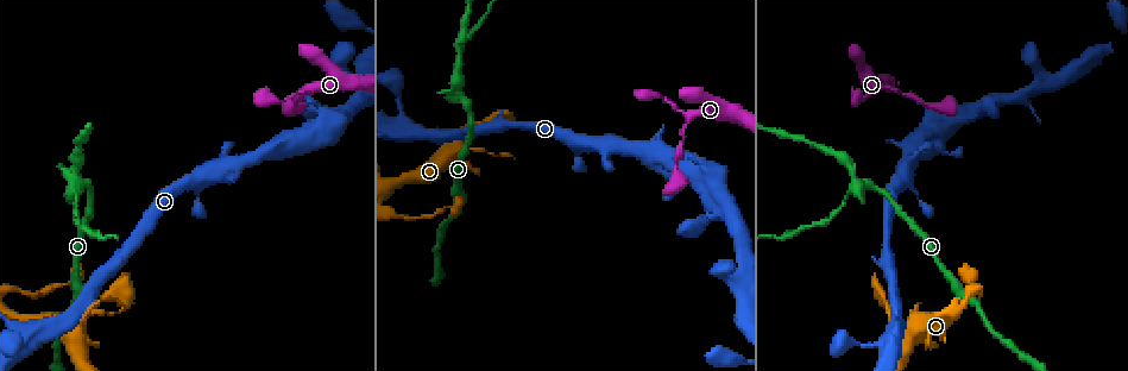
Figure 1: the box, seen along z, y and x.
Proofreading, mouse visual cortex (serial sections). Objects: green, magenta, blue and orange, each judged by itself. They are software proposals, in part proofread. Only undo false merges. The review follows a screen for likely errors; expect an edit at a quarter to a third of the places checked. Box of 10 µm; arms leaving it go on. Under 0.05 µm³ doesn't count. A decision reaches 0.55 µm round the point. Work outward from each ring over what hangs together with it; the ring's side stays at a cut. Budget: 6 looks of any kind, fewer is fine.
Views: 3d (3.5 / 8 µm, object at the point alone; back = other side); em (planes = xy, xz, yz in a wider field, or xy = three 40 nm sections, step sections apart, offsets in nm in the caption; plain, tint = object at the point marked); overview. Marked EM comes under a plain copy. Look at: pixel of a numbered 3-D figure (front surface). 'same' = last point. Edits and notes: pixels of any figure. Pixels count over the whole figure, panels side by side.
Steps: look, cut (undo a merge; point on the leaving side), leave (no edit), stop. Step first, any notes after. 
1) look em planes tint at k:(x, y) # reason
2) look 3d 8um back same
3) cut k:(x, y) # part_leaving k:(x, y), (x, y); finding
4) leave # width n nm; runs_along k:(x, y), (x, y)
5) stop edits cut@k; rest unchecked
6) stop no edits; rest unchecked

look 3d 3.5um at 1:(495, 115) # sharp bend

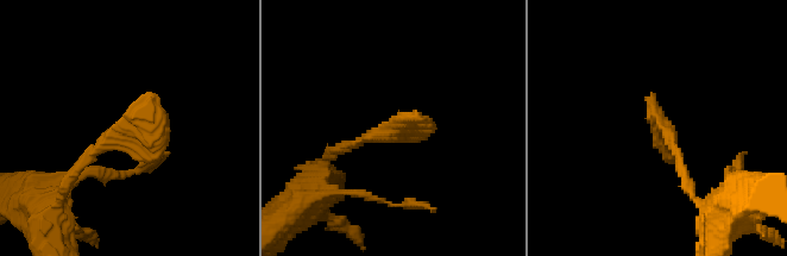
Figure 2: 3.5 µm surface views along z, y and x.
look em xy step 1 tint at 2:(397, 127) # shape alone is not enough

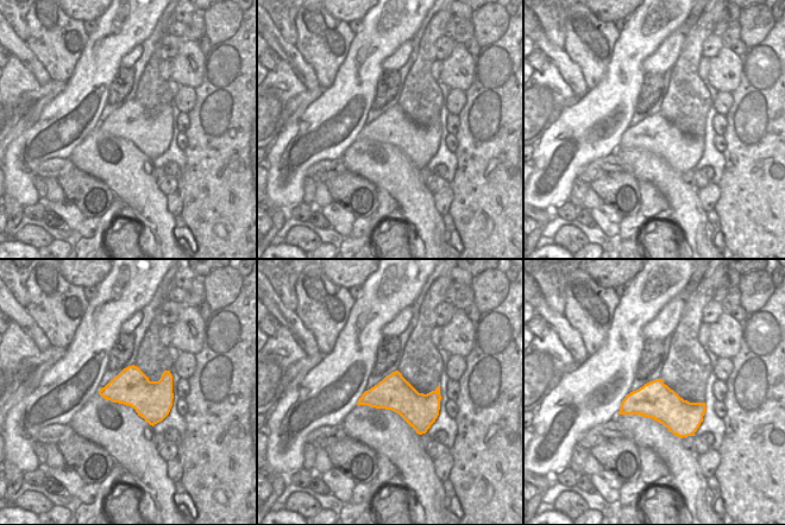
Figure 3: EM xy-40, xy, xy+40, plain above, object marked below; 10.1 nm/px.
leave # width 360 nm; runs_along 2:(339, 150), (408, 126), (434, 132); one cell here

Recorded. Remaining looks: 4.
look 3d 3.5um at 1:(858, 187) # three arms meet

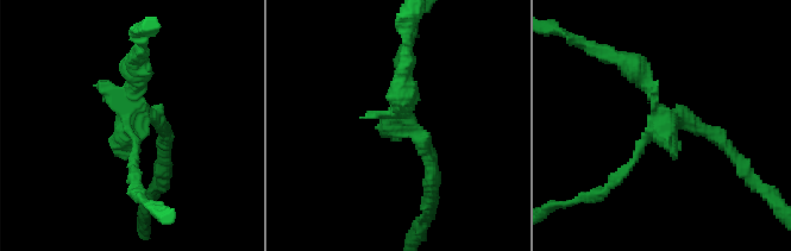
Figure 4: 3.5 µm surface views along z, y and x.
look em xy step 1 tint at 4:(666, 124) # need the tissue

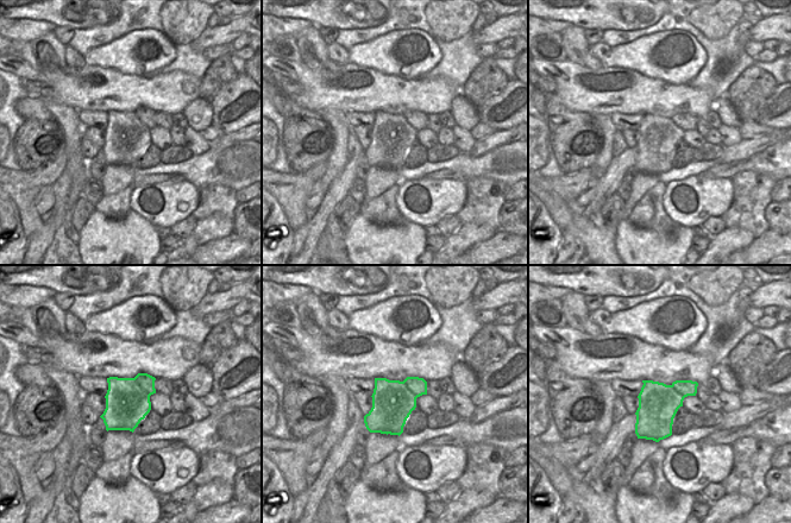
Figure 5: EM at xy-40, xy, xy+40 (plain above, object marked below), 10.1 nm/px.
cut 4:(120, 151) # width 440 nm; border 5:(133, 378), (150, 395); two cells meet here

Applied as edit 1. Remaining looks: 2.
look 3d 8um at 1:(406, 133) # small branch off a trunk

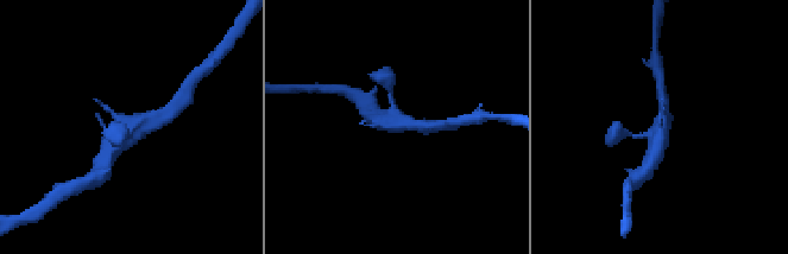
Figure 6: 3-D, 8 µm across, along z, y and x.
look em xy step 2 tint same # now the EM

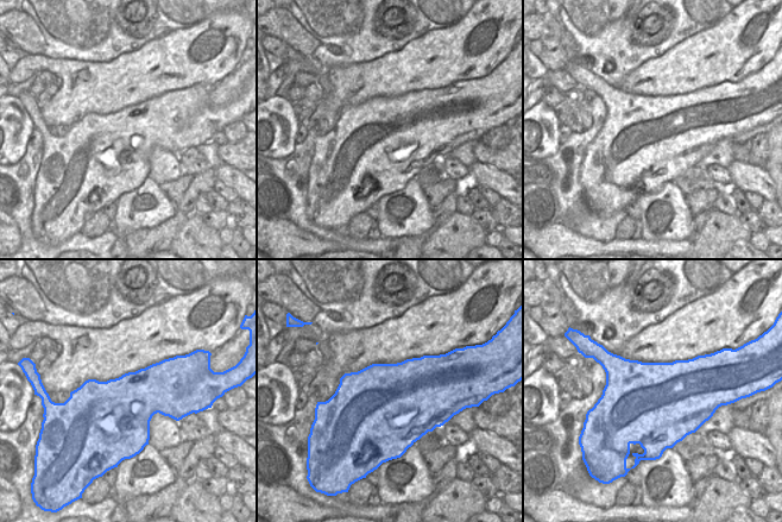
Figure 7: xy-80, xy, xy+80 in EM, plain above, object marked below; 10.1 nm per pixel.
leave # runs_along 6:(430, 126), (391, 121), (391, 95); continuous, no second cell

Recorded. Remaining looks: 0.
stop edits cut@4; rest unchecked

